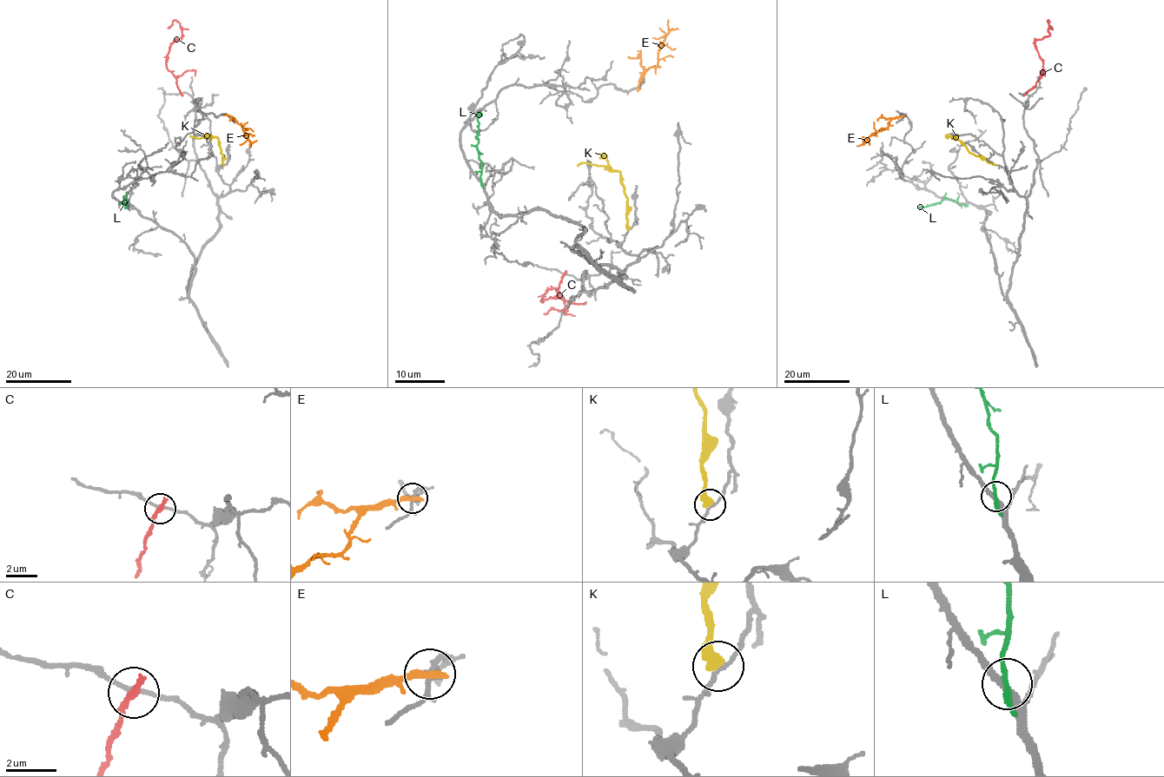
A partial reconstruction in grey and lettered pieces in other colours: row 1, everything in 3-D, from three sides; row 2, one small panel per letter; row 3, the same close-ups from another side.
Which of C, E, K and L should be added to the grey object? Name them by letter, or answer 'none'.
none

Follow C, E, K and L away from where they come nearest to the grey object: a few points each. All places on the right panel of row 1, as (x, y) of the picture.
C: (1025, 94), (1036, 84), (1042, 69), (1042, 59), (1035, 41), (1049, 36), (1048, 20), (1052, 28)
E: (902, 116), (895, 116), (885, 128), (881, 128), (856, 146)
K: (995, 164), (973, 154), (956, 137), (951, 137), (954, 135)
L: (963, 205), (943, 199), (917, 208)

